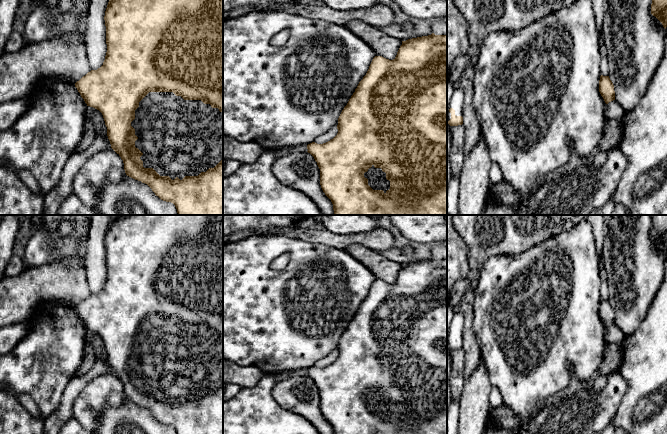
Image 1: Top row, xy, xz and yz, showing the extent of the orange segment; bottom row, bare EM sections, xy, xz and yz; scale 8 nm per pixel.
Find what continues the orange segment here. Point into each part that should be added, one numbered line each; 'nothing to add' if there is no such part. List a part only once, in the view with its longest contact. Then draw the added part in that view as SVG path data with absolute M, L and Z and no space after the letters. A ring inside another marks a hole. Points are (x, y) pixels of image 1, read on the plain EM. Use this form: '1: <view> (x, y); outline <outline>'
1: xy (178, 362); outline M149 316L135 334L135 343L131 346L138 363L135 371L143 379L144 392L153 392L160 400L169 400L172 404L178 401L198 400L209 392L214 392L223 383L223 337L201 324L184 324L173 316Z

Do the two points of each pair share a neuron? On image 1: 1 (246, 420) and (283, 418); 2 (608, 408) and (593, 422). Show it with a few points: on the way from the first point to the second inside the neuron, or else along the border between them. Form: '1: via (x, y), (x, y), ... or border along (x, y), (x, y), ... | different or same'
1: via (255, 420), (274, 420) | same
2: via (604, 411), (597, 418) | same

